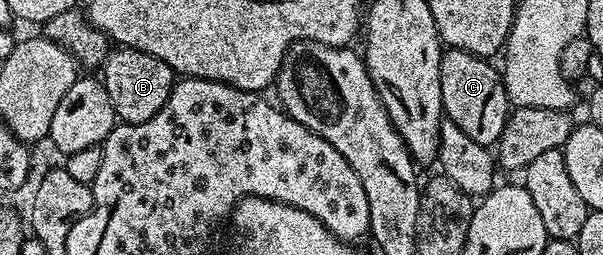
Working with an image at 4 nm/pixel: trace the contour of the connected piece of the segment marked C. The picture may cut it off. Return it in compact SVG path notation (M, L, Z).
M446 48L441 54L441 108L444 116L464 131L475 143L496 146L501 140L511 112L502 74L484 57L462 49Z

